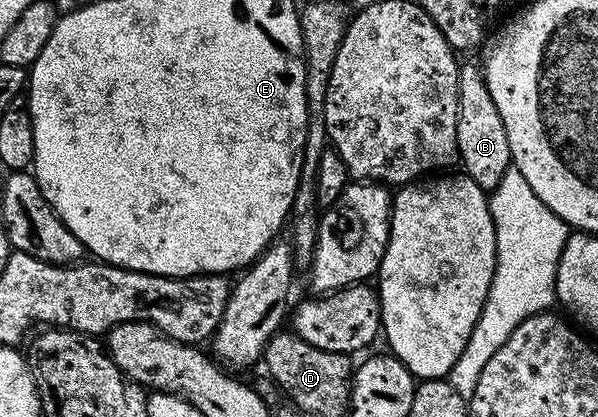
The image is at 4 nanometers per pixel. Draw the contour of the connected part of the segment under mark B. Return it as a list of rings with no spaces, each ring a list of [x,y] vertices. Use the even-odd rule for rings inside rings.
[[[459,65],[458,68],[458,123],[456,124],[456,140],[458,141],[457,161],[462,162],[461,169],[480,188],[493,192],[500,184],[504,172],[512,168],[510,149],[508,148],[508,132],[504,132],[504,120],[500,112],[496,112],[496,104],[492,104],[492,92],[488,92],[486,78],[482,74],[481,65]]]

